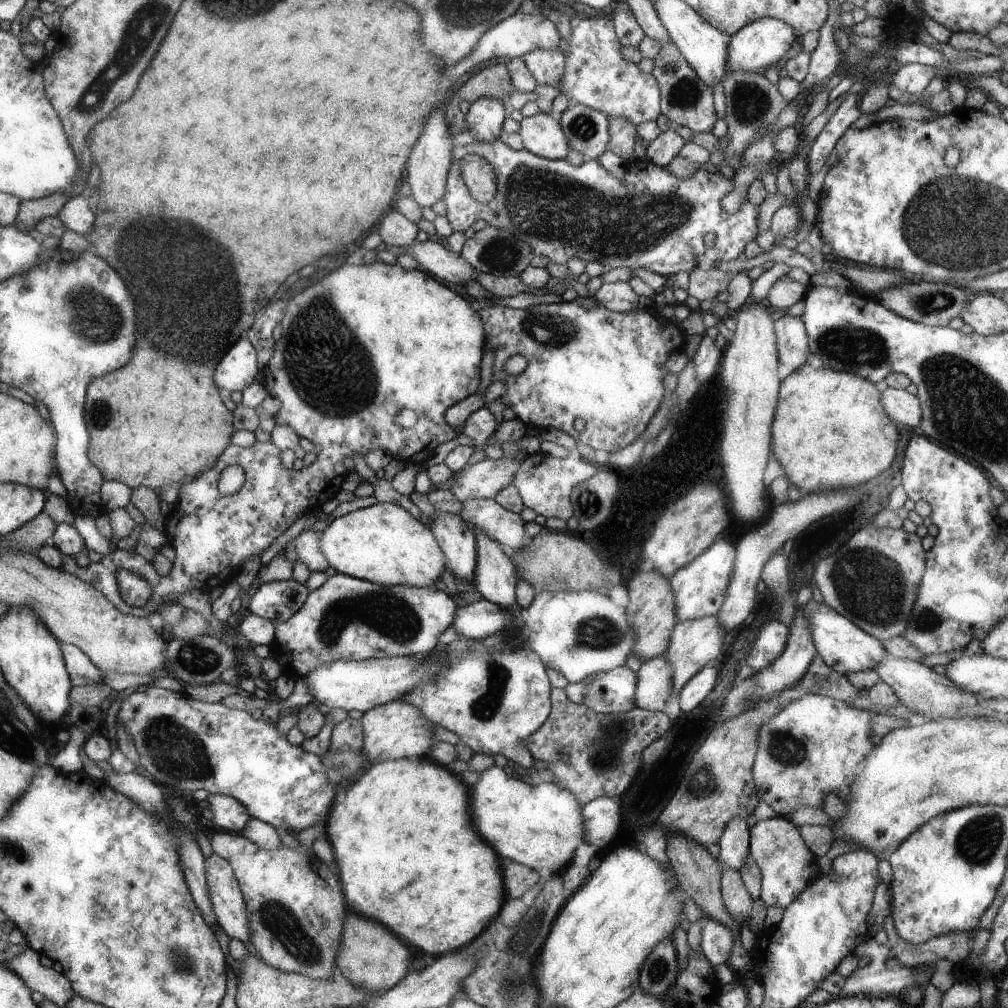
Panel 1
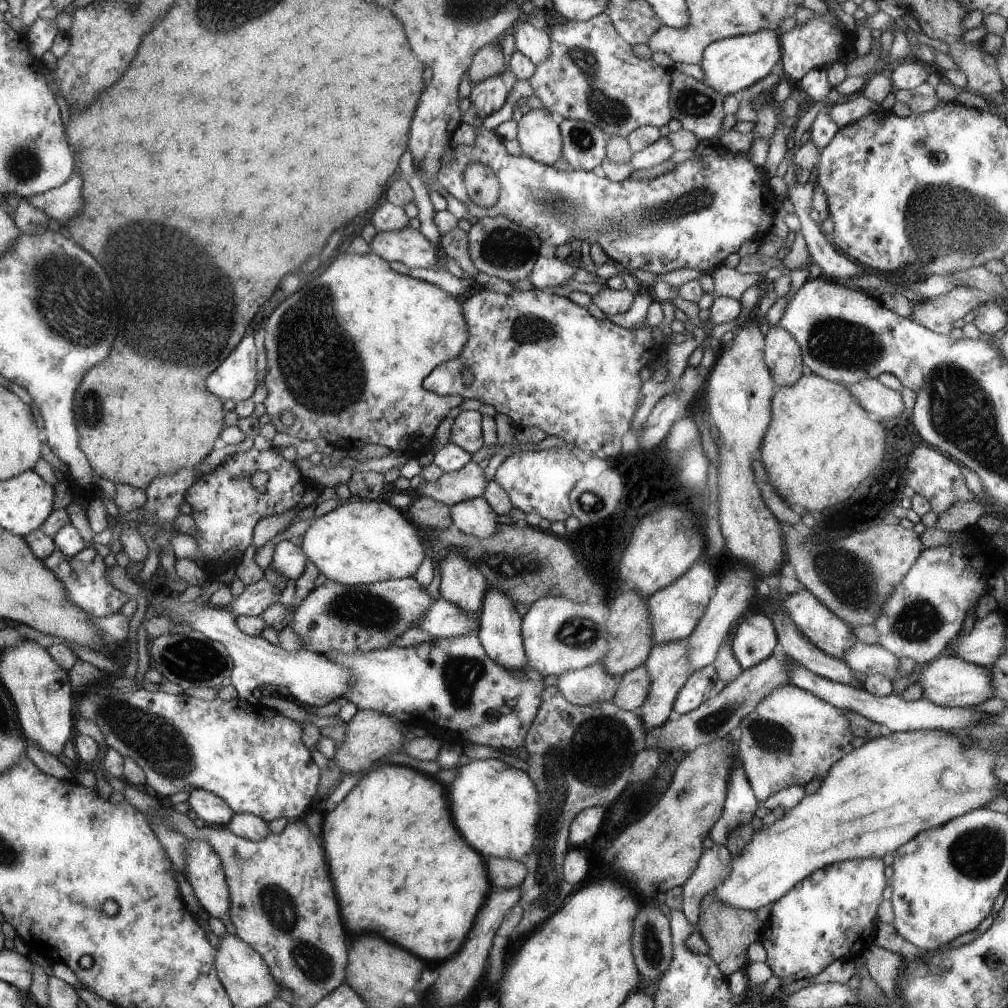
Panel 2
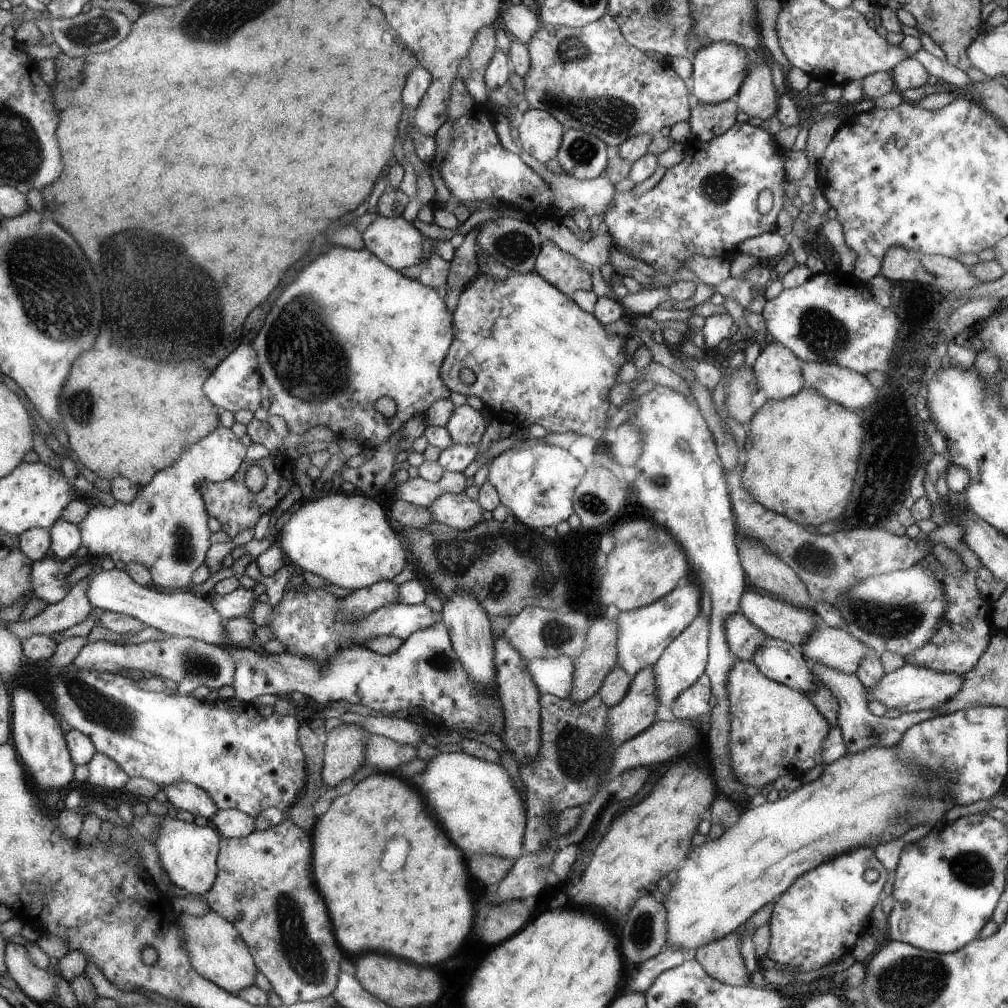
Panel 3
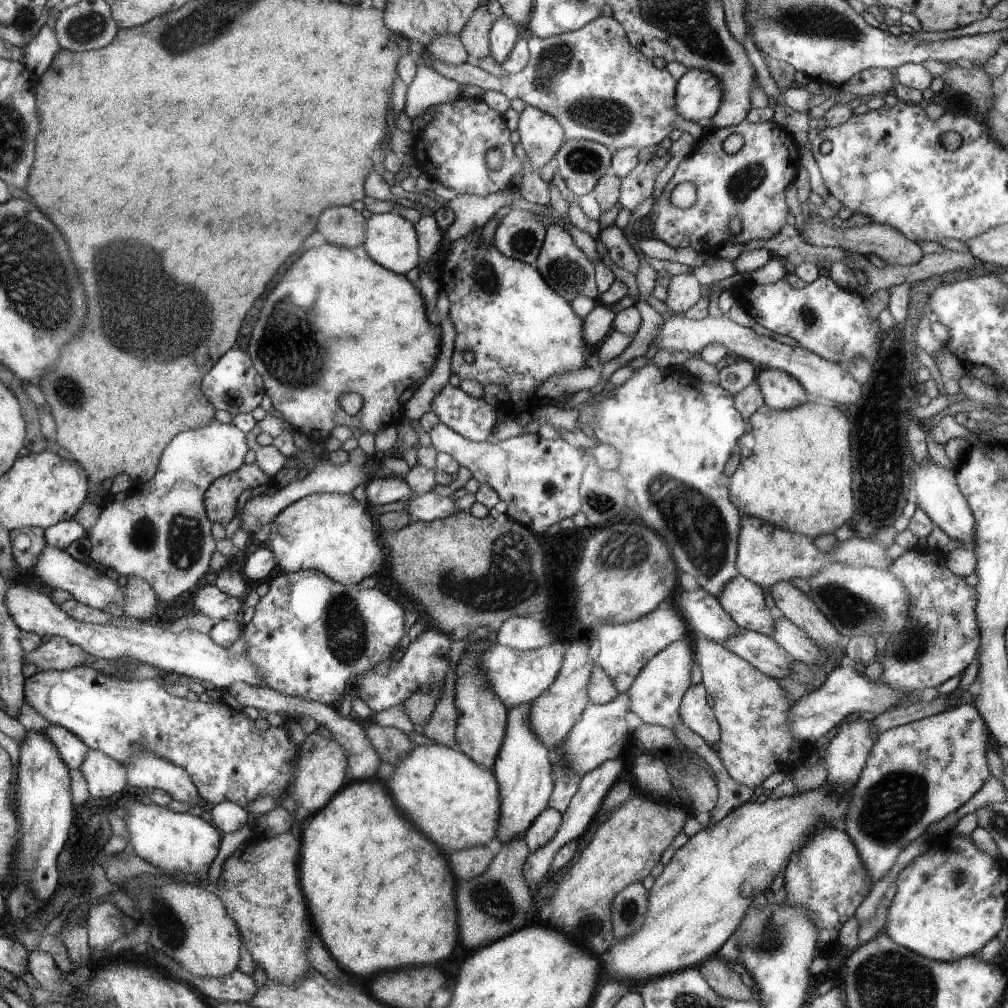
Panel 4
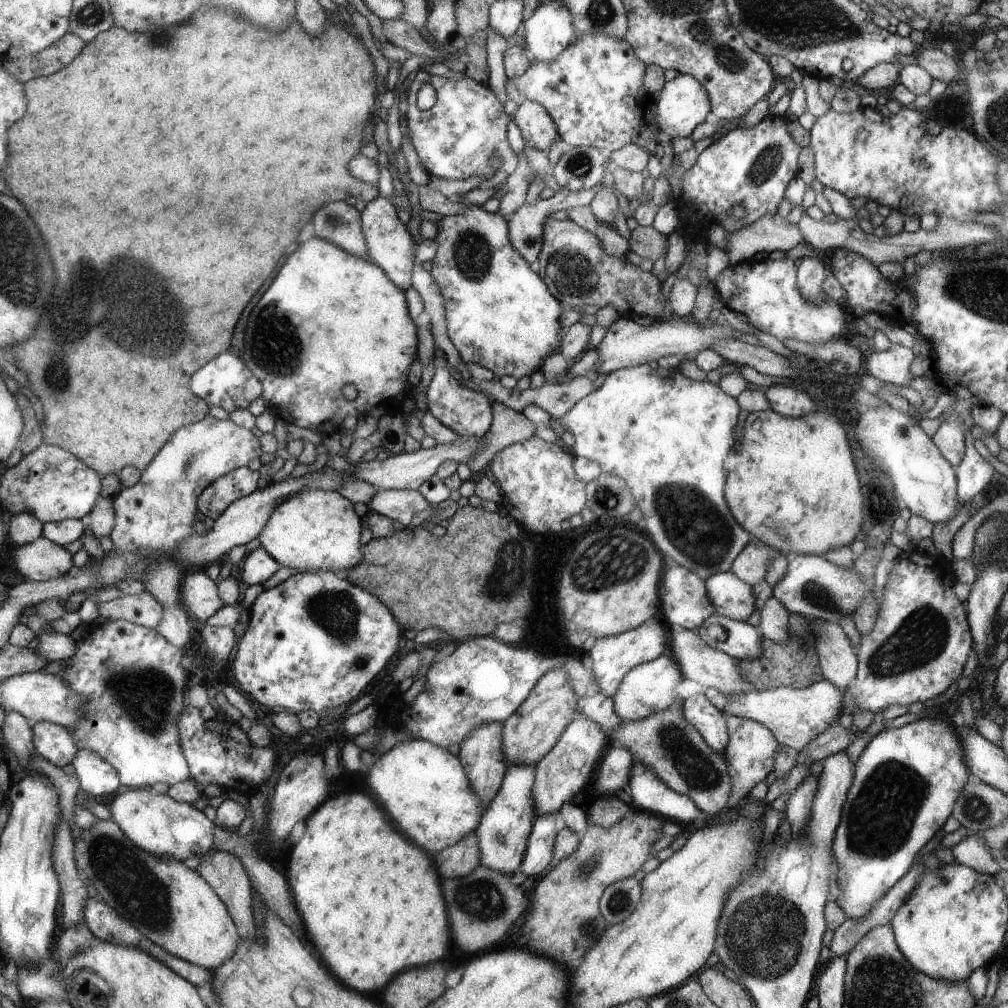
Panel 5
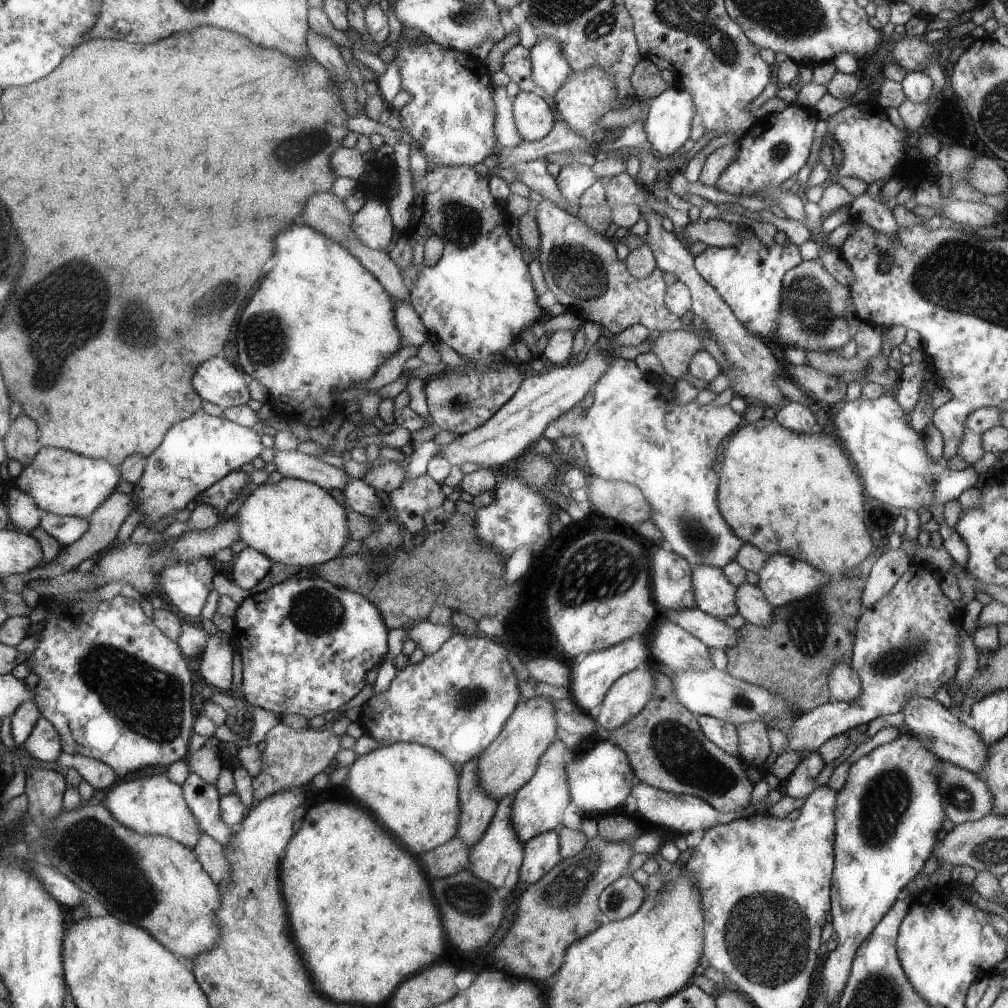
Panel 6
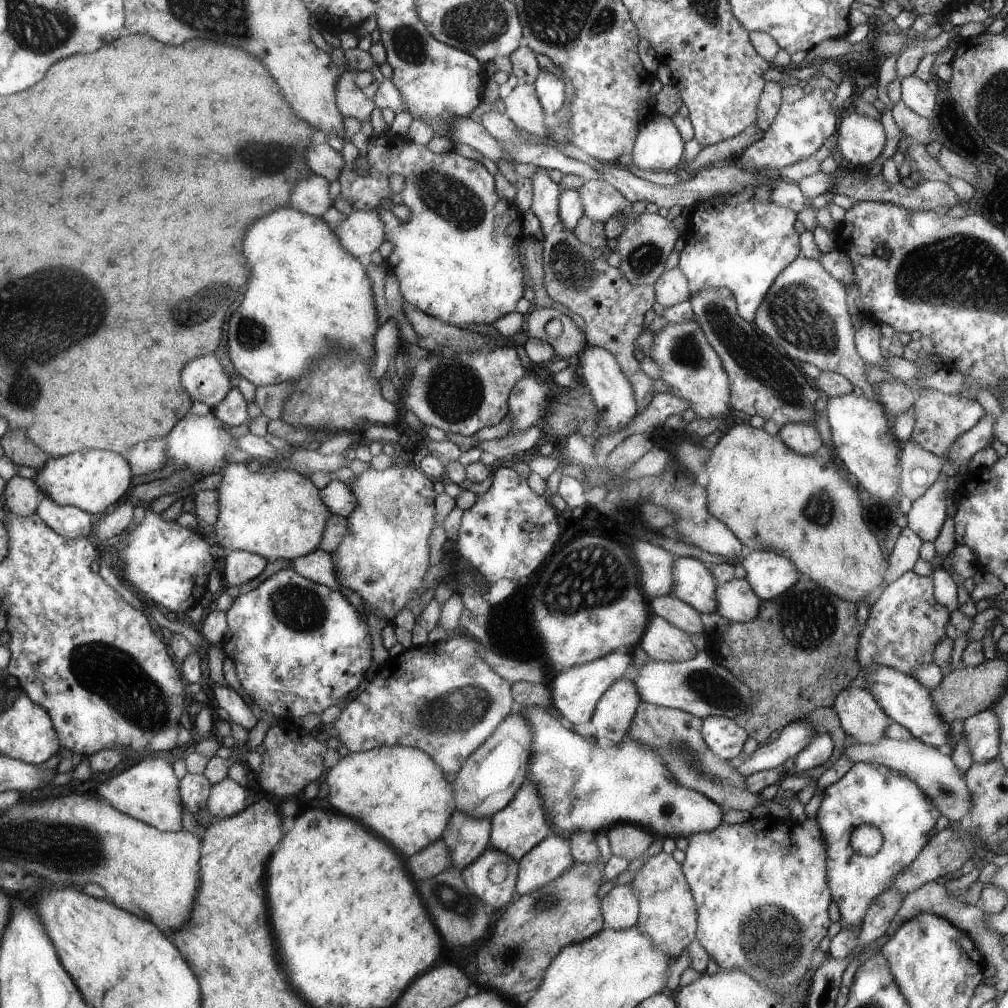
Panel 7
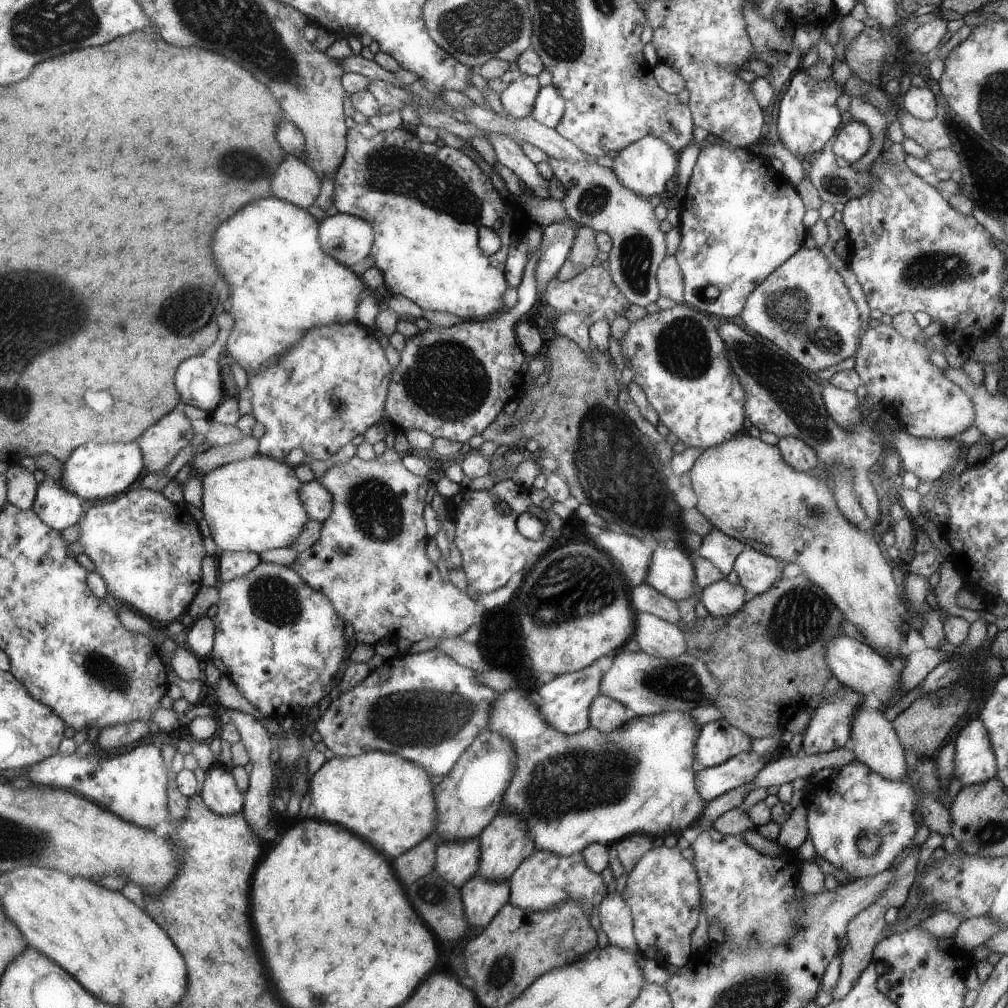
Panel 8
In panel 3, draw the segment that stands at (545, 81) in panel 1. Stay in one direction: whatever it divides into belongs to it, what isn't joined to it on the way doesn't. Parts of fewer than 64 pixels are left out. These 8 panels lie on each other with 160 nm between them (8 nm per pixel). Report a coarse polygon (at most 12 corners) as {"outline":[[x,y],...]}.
{"outline":[[522,3],[504,5],[501,26],[528,46],[541,27],[539,15]]}

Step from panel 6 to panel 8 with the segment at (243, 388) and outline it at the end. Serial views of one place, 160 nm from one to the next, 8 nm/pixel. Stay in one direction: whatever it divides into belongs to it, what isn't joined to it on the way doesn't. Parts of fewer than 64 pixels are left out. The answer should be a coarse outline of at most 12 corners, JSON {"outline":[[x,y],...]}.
{"outline":[[198,355],[176,369],[176,388],[210,414],[222,402],[217,360]]}

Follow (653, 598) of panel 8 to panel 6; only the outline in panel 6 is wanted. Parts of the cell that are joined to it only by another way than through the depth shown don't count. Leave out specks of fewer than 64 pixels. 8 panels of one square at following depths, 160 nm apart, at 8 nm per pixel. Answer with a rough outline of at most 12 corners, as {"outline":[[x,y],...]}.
{"outline":[[700,609],[666,611],[710,648],[732,648],[738,633]]}

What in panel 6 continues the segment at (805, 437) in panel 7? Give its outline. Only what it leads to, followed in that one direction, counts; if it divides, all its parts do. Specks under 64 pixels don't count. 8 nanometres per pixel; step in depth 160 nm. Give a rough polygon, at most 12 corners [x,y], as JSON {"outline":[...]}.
{"outline":[[789,400],[775,412],[782,426],[799,433],[819,431],[808,405]]}

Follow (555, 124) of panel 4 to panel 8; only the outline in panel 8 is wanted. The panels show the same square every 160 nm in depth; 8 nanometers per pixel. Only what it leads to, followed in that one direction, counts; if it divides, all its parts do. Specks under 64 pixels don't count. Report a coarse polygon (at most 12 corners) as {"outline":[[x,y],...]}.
{"outline":[[521,75],[499,94],[514,119],[530,117],[541,89]]}

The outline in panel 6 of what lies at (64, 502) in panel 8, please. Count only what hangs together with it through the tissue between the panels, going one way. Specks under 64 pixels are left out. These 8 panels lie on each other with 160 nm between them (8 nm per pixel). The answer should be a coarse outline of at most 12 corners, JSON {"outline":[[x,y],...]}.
{"outline":[[44,512],[39,526],[62,548],[88,530],[88,519]]}

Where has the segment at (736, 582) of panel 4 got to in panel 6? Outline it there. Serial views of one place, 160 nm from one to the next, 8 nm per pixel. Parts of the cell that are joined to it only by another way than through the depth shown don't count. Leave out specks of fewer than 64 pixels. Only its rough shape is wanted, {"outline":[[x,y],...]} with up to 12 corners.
{"outline":[[692,568],[697,608],[737,614],[738,587],[724,571]]}

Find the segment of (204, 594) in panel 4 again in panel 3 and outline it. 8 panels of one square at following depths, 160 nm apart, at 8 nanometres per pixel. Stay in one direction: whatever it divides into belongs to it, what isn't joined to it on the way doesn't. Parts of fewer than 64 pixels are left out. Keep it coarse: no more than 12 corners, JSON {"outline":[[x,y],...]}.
{"outline":[[252,589],[209,597],[226,620],[250,614],[258,600]]}

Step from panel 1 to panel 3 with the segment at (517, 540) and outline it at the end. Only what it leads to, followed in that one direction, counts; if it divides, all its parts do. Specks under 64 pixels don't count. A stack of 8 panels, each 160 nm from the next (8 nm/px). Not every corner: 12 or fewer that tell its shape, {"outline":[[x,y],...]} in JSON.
{"outline":[[465,492],[446,493],[428,508],[456,530],[483,521],[482,506]]}

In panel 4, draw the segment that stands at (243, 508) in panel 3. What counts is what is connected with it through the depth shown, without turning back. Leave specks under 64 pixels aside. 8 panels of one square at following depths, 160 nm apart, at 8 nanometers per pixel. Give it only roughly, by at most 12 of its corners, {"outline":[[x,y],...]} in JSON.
{"outline":[[254,461],[207,490],[213,522],[228,526],[241,501],[272,480]]}

